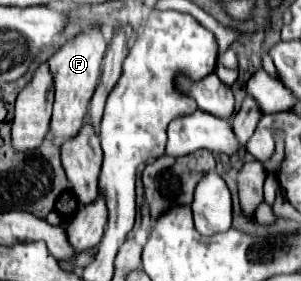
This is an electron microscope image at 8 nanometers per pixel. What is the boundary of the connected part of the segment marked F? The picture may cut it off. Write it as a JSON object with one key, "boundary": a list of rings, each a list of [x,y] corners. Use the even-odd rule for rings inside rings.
{"boundary":[[[89,31],[89,33],[77,35],[75,39],[67,41],[47,63],[53,75],[53,87],[55,87],[51,133],[53,133],[53,145],[57,149],[61,149],[65,141],[75,137],[75,133],[79,133],[79,129],[85,123],[89,101],[99,85],[101,61],[103,61],[105,49],[107,49],[107,43],[103,35],[99,31]]]}

